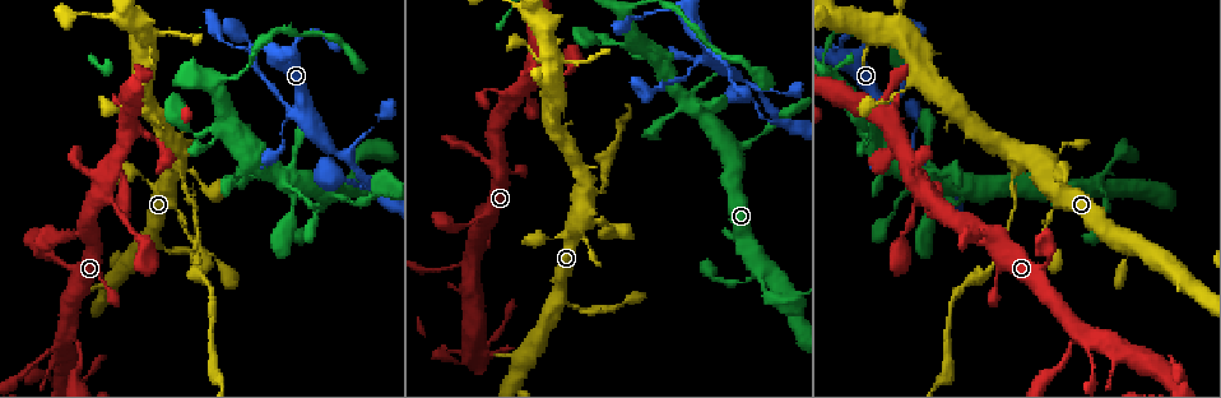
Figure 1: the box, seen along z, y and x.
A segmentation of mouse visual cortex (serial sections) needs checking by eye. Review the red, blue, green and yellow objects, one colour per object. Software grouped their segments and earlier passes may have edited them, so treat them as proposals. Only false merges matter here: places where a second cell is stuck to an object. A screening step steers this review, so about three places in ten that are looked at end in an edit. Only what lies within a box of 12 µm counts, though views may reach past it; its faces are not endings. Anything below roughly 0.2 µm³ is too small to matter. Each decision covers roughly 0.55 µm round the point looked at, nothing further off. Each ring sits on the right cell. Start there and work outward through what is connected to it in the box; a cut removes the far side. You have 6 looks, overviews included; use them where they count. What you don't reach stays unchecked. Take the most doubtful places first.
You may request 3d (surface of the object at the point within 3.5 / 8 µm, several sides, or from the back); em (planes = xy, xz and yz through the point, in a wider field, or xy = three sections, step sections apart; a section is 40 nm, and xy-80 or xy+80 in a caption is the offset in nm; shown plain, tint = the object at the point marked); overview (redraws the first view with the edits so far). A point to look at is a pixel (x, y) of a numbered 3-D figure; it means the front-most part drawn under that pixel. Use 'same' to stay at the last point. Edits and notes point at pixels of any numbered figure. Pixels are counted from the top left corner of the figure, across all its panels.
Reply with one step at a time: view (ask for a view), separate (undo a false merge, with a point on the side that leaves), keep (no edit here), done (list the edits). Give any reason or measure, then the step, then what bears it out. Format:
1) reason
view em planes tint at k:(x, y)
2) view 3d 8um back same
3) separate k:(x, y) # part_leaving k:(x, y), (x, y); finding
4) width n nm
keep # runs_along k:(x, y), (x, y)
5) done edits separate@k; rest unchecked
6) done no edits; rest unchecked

sharp bend
view 3d 3.5um at 1:(193, 134)

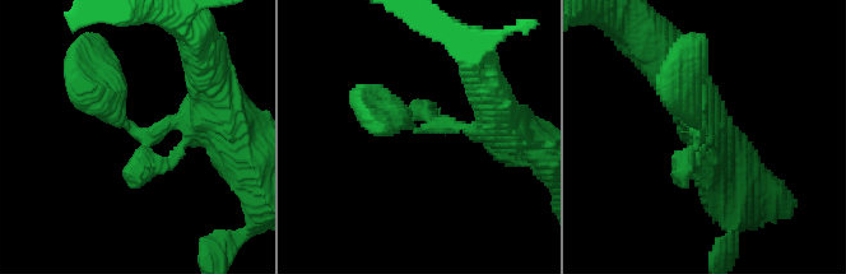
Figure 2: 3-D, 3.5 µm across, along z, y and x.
view em planes tint at 2:(131, 131)

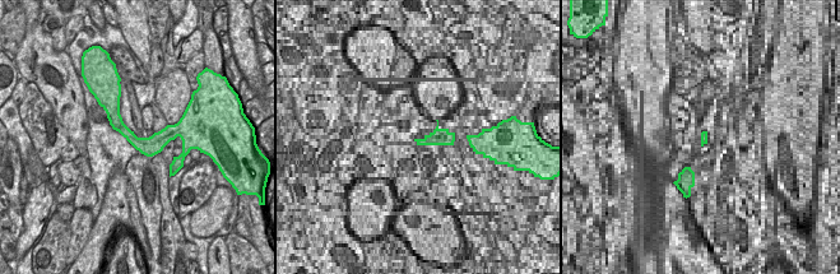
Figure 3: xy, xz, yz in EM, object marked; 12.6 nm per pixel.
width 240 nm
keep # runs_along 3:(108, 110), (138, 143), (172, 133); all the same cell

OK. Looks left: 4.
thin arm on a thick one
view 3d 3.5um at 1:(472, 252)

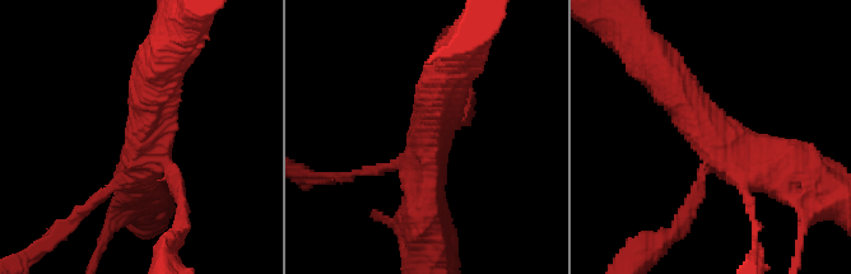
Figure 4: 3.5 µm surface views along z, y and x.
arms 4; arm_widths 150, 150, 500, 500 nm; now the EM
view em planes tint at 4:(428, 137)

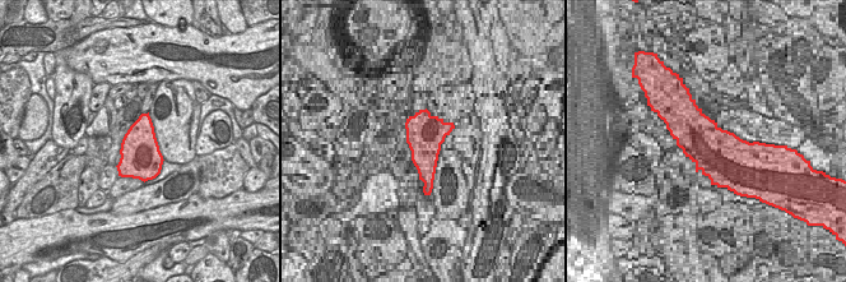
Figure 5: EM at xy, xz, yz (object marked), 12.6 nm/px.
width 500 nm
keep # runs_along 4:(665, 78), (734, 163), (793, 180); continuous, no second cell

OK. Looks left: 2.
narrows sharply
view em xy step 3 tint at 1:(1022, 165)

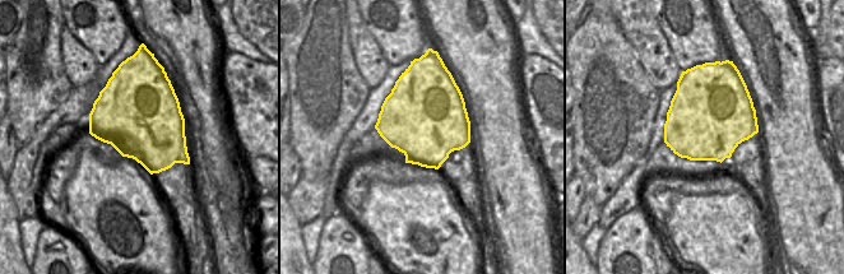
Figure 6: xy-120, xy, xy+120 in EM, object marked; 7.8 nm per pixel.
wider look
view 3d 3.5um same

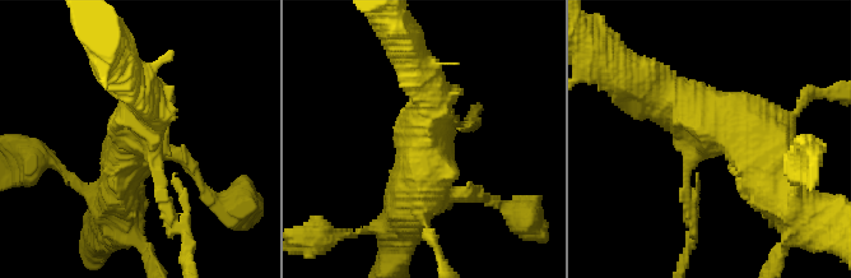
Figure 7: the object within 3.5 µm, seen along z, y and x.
separate 7:(173, 225) # part_leaving 7:(157, 185), (189, 263); two cells meet here

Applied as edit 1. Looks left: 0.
done edits separate@7; rest unchecked

